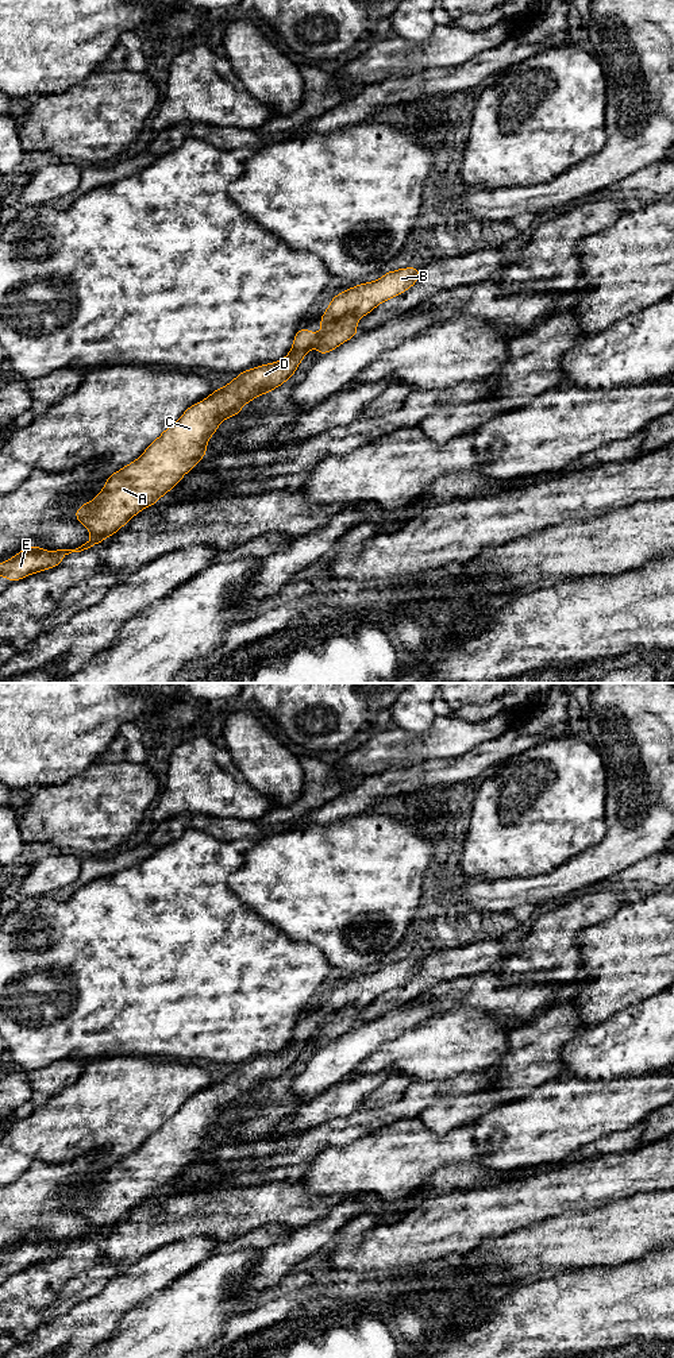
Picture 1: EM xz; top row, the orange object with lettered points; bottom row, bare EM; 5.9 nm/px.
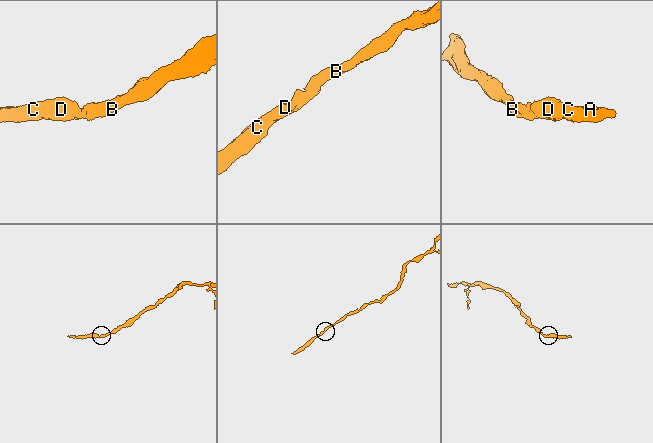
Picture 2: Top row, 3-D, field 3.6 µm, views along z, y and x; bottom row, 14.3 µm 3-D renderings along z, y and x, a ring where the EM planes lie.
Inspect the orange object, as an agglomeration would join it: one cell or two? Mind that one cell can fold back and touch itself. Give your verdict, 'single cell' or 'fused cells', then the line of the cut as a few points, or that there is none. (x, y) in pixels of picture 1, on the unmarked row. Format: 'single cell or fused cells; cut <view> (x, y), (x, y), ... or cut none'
single cell; cut none

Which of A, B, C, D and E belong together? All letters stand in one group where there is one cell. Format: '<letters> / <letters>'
A B C D E

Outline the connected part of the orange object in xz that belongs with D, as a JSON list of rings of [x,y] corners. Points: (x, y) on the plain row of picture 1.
[[[404,958],[336,985],[320,1008],[321,1025],[301,1018],[285,1049],[239,1064],[228,1076],[190,1096],[136,1151],[111,1165],[96,1189],[74,1203],[74,1210],[90,1224],[89,1232],[76,1241],[57,1242],[32,1235],[0,1254],[0,1268],[7,1268],[9,1274],[18,1273],[54,1259],[66,1246],[81,1243],[113,1227],[139,1203],[158,1195],[162,1187],[196,1158],[207,1146],[207,1135],[222,1112],[239,1106],[244,1095],[290,1070],[311,1039],[317,1038],[319,1048],[323,1048],[355,1029],[359,1010],[407,983],[419,969],[419,958]]]

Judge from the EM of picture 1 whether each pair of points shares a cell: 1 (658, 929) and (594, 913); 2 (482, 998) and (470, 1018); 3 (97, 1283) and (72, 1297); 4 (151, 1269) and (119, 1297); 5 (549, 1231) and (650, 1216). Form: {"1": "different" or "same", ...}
{"1": "different", "2": "different", "3": "same", "4": "same", "5": "same"}

